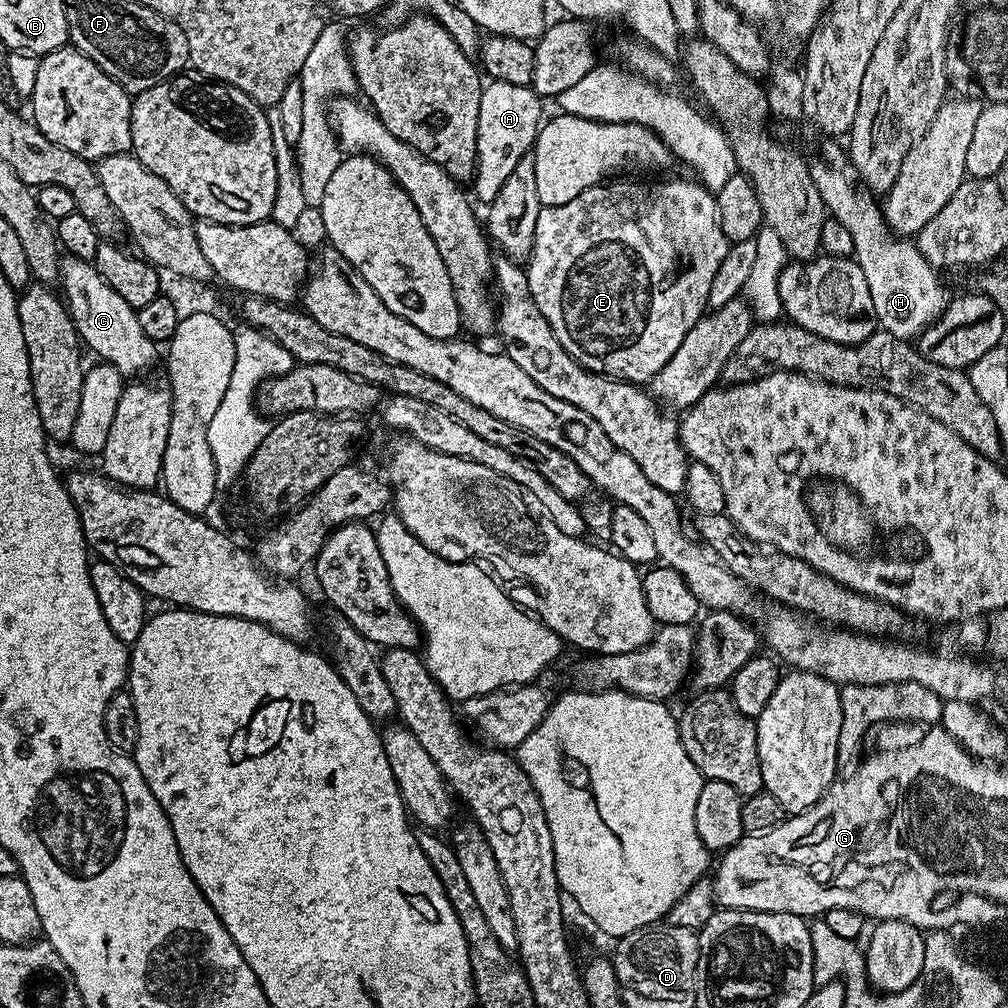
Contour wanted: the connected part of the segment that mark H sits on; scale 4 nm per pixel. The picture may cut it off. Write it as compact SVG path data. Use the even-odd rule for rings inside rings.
M832 148L828 152L828 160L832 163L832 168L827 168L824 164L811 165L812 177L831 219L842 222L842 226L846 226L854 238L854 259L860 264L862 272L866 274L866 281L869 282L879 327L900 340L915 341L920 333L925 332L944 313L944 307L950 299L949 293L944 293L944 288L936 277L939 276L937 269L926 262L911 239L893 238L890 235L883 207L868 188L854 179L853 173L846 167L845 153L841 149L839 152Z

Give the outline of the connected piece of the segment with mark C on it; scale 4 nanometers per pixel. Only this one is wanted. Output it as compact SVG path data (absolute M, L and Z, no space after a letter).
M65 255L60 261L59 287L64 287L62 299L68 306L72 321L80 335L83 347L100 355L103 363L114 366L121 377L136 378L156 360L157 341L142 334L136 309L110 287L110 282L98 274L95 263Z

